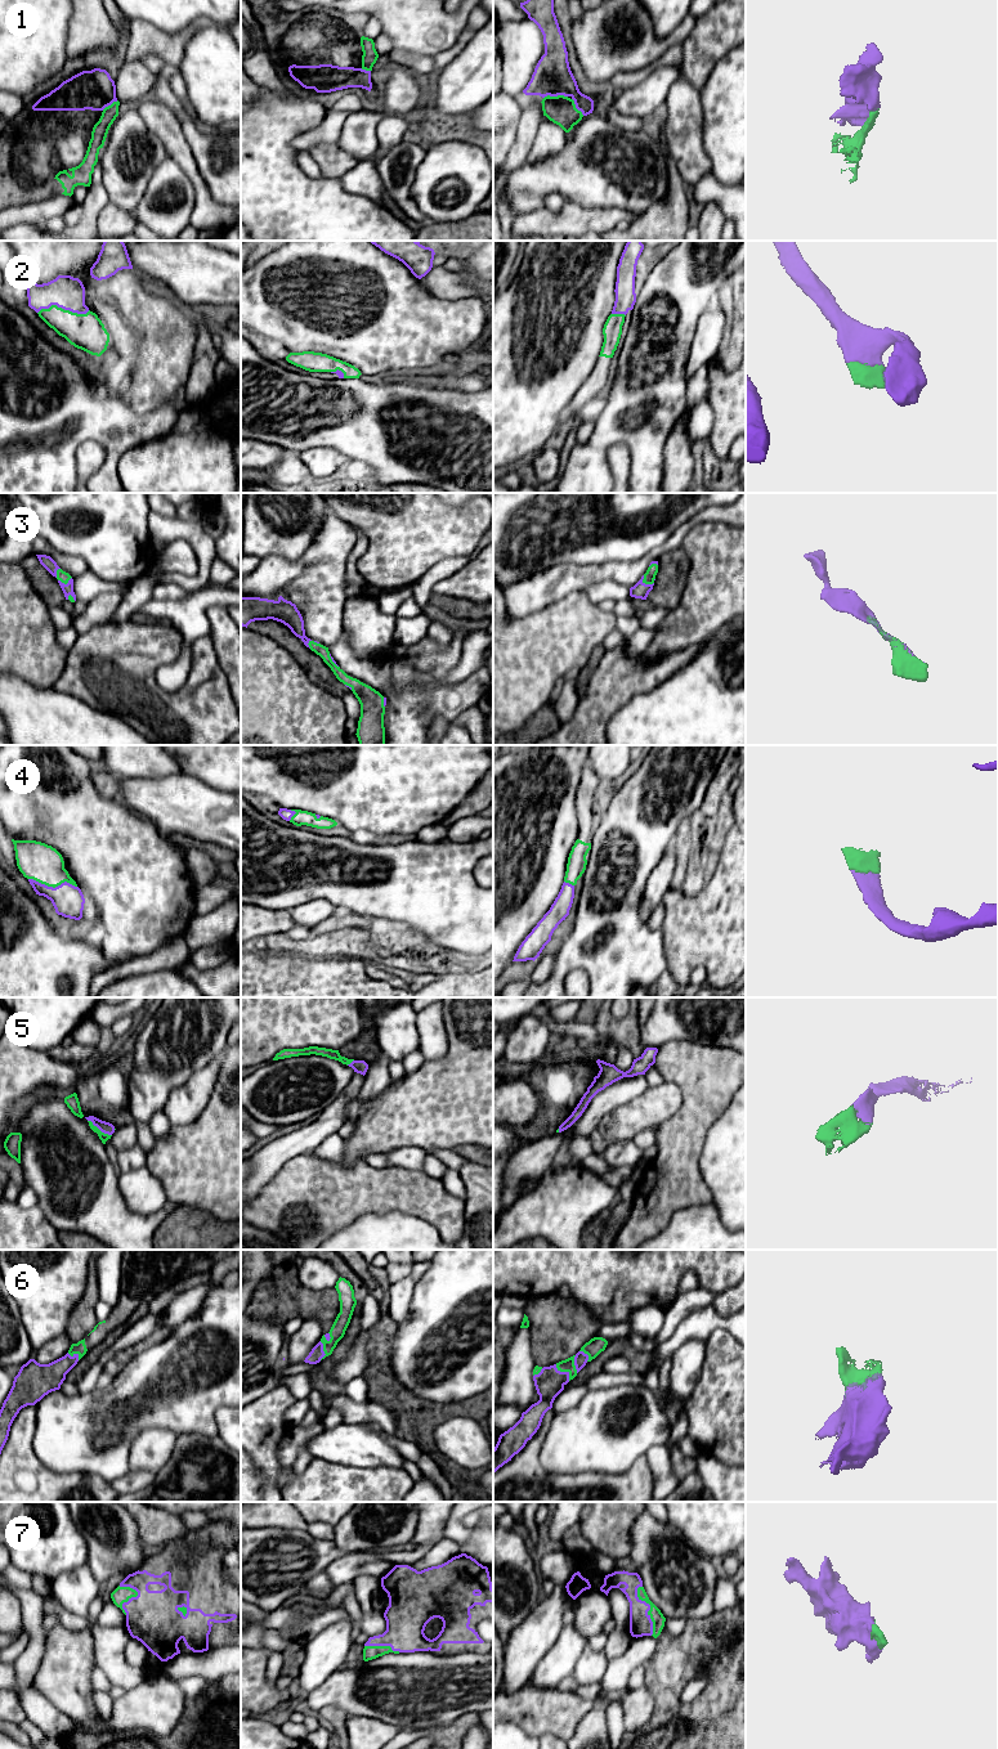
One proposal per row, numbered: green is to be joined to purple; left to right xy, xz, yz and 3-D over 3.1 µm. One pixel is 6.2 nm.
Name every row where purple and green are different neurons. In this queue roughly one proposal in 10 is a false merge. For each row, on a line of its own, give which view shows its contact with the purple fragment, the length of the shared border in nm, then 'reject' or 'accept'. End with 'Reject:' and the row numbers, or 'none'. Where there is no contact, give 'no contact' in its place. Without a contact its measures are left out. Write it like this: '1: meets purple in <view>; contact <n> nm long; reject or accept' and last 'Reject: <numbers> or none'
1: meets purple in yz; contact 150 nm long; accept
2: meets purple in xy; contact 320 nm long; accept
3: meets purple in yz; contact 90 nm long; accept
4: meets purple in xy; contact 300 nm long; accept
5: meets purple in xy; contact 180 nm long; accept
6: meets purple in yz; contact 140 nm long; accept
7: meets purple in yz; contact 320 nm long; accept
Reject: none

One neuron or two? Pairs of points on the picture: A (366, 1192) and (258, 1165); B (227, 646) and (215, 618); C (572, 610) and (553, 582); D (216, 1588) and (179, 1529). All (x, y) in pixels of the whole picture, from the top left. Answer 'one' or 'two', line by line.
A: two
B: one
C: two
D: two

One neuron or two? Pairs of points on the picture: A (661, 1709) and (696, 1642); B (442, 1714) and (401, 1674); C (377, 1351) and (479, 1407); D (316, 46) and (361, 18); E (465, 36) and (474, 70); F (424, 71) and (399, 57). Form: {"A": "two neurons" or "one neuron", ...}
{"A": "one neuron", "B": "one neuron", "C": "one neuron", "D": "one neuron", "E": "two neurons", "F": "one neuron"}

